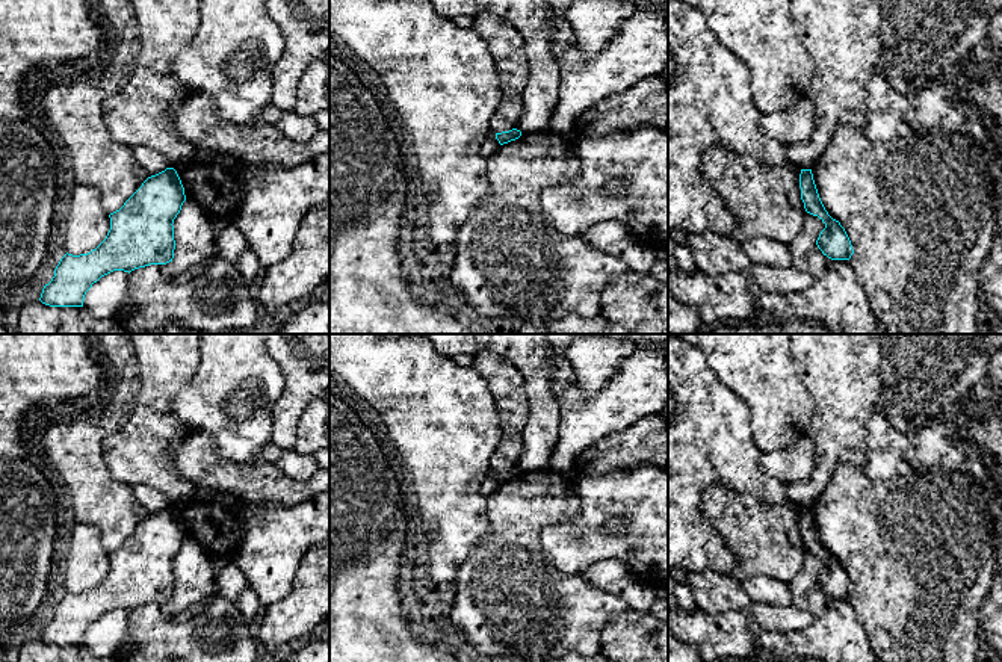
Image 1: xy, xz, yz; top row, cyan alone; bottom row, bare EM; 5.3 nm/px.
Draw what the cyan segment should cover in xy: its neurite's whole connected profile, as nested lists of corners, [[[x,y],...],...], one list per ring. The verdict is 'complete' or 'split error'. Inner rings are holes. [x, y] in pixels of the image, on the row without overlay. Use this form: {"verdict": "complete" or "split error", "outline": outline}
{"verdict": "complete", "outline": [[[174,506],[148,515],[142,524],[124,541],[124,544],[110,552],[110,568],[106,577],[91,591],[73,594],[65,592],[54,608],[54,615],[44,624],[39,639],[50,645],[83,645],[85,633],[101,615],[113,611],[124,609],[131,611],[150,603],[166,603],[174,597],[175,579],[174,579],[174,558],[181,549],[186,540],[184,526]]]}

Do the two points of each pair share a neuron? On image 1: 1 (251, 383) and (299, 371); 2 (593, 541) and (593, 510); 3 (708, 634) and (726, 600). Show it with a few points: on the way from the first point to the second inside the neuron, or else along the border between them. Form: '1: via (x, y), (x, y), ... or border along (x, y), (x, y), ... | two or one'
1: border along (266, 349), (284, 378), (284, 389), (274, 410) | two
2: via (593, 534), (593, 517) | one
3: border along (697, 606), (708, 612), (750, 609) | two

